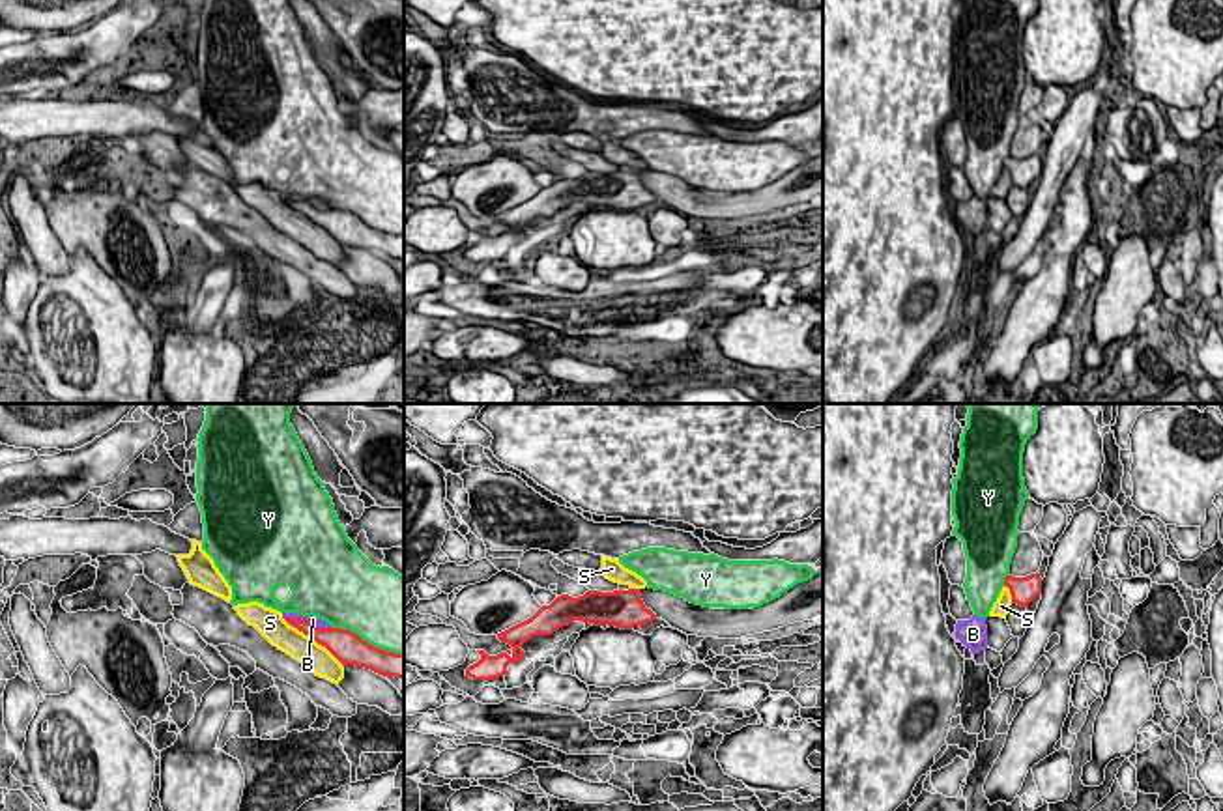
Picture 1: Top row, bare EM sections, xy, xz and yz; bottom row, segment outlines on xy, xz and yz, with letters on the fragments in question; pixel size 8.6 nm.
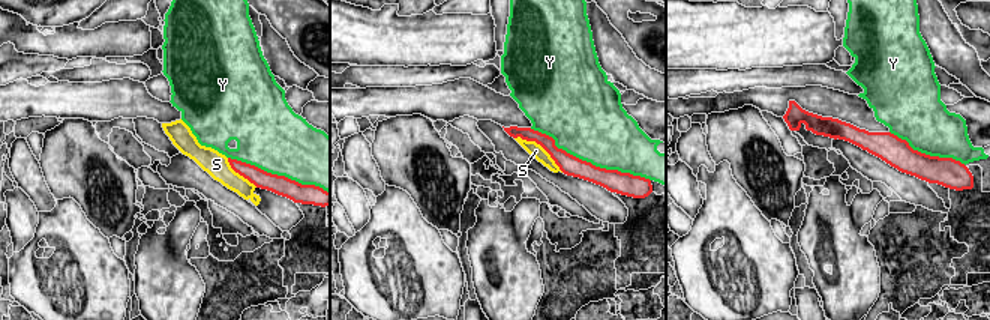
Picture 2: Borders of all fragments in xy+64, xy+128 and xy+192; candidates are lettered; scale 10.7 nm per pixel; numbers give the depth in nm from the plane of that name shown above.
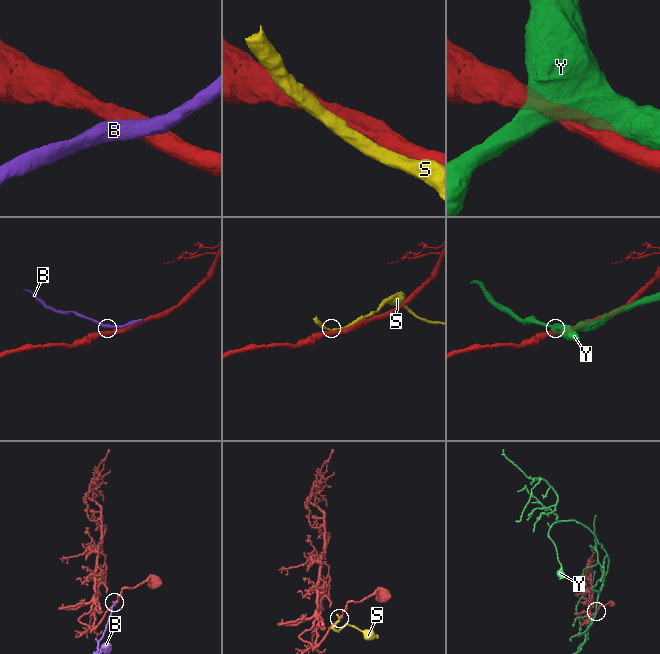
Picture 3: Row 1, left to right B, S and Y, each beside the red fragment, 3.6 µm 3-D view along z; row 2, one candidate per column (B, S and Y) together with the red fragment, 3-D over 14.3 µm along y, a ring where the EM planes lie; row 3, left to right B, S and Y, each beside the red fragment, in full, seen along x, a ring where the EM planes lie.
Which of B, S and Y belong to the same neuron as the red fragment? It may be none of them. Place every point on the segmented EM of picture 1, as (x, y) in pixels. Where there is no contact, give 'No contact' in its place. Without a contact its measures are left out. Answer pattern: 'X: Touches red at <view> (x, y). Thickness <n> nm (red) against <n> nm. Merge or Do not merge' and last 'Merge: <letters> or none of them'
B: Touches red at xy (305, 619). Thickness 170 nm (red) against 70 nm. Do not merge
S: Touches red at xy (315, 640). Thickness 260 nm (red) against 240 nm. Do not merge
Y: Touches red at xy (365, 641). Thickness 280 nm (red) against 500 nm. Do not merge
Merge: none of them

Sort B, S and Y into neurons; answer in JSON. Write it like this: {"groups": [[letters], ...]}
{"groups": [["B"], ["S"], ["Y"]]}

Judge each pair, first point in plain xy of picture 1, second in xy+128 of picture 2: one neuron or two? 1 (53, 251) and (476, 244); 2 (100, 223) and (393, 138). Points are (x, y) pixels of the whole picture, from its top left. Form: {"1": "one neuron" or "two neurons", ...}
{"1": "two neurons", "2": "one neuron"}

